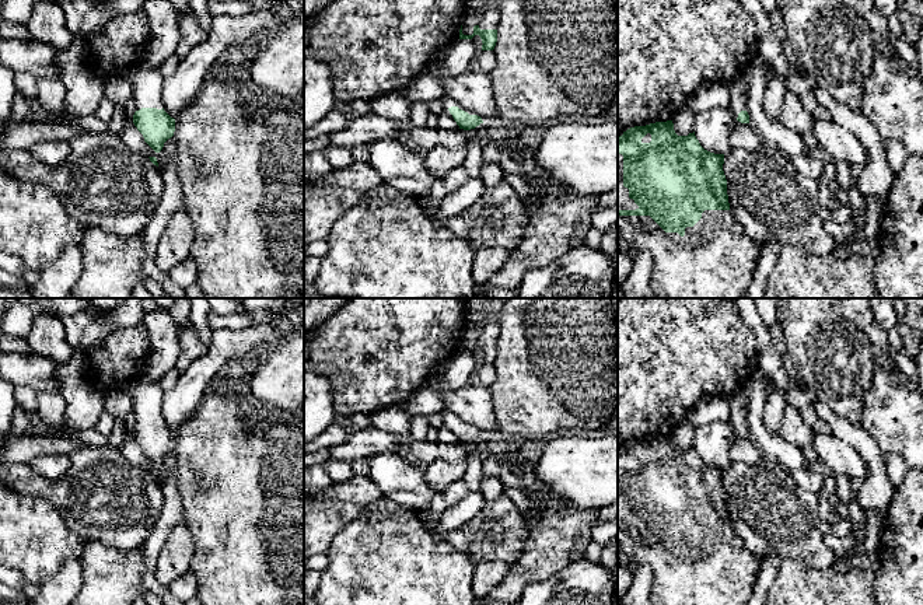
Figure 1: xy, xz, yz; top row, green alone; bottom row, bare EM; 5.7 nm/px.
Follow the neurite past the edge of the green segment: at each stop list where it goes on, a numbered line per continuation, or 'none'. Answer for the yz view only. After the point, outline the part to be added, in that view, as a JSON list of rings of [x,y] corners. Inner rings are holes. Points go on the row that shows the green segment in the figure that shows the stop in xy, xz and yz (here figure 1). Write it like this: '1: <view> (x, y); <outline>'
1: yz (740, 87); [[[748,71],[728,81],[726,85],[730,90],[731,97],[728,108],[731,109],[734,118],[737,119],[738,113],[741,111],[747,111],[748,108],[748,97],[751,91],[751,81]]]
2: yz (715, 259); [[[618,154],[618,228],[620,237],[637,252],[647,252],[653,260],[653,298],[745,298],[752,283],[761,255],[761,244],[752,241],[738,224],[731,210],[705,210],[702,218],[685,228],[685,235],[665,232],[650,216],[620,216],[620,210],[636,210],[639,206],[623,186],[623,155]]]

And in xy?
1: xy (147, 83); [[[140,66],[134,70],[132,90],[134,97],[136,111],[141,108],[162,109],[161,91],[164,77],[158,69]]]

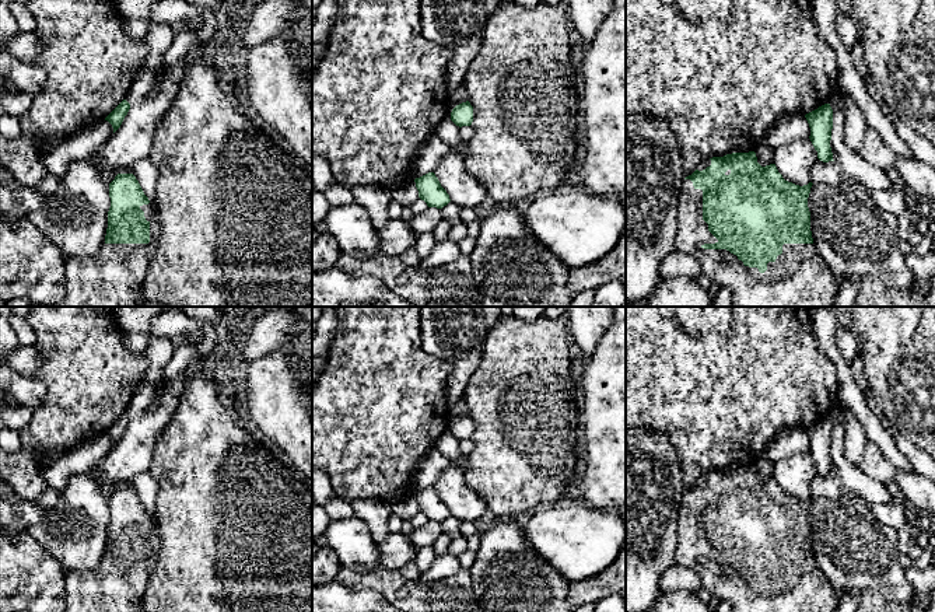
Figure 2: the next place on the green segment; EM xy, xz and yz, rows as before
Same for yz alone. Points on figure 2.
1: yz (799, 277); [[[684,179],[677,203],[677,231],[675,251],[694,256],[701,273],[710,277],[712,284],[728,288],[732,295],[731,307],[834,307],[838,298],[840,281],[824,260],[815,244],[784,244],[782,253],[774,262],[767,263],[767,270],[760,273],[757,267],[745,266],[736,255],[726,249],[704,249],[704,244],[715,244],[718,239],[708,231],[703,220],[703,190],[696,189],[690,179]]]

